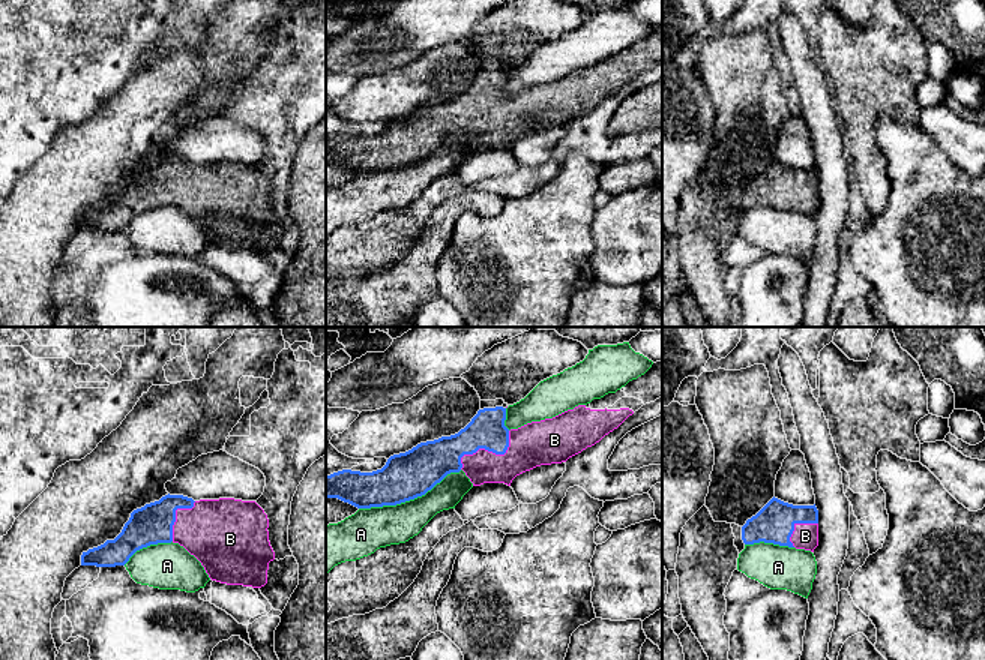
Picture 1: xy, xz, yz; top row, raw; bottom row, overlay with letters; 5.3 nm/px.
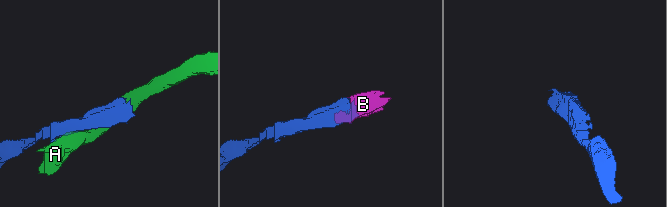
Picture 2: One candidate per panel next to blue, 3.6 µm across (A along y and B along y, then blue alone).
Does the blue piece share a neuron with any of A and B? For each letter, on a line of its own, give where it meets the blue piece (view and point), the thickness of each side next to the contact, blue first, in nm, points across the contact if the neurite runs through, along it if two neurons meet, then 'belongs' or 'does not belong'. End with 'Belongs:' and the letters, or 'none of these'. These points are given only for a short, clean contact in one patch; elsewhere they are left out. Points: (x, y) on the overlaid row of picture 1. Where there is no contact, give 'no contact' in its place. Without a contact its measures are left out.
A: meets blue in xz at (410, 498); 260 nm thick on the blue side, 220 nm on the other; does not belong
B: meets blue in xz at (488, 450); 200 nm thick on the blue side, 240 nm on the other; belongs
Belongs: B

